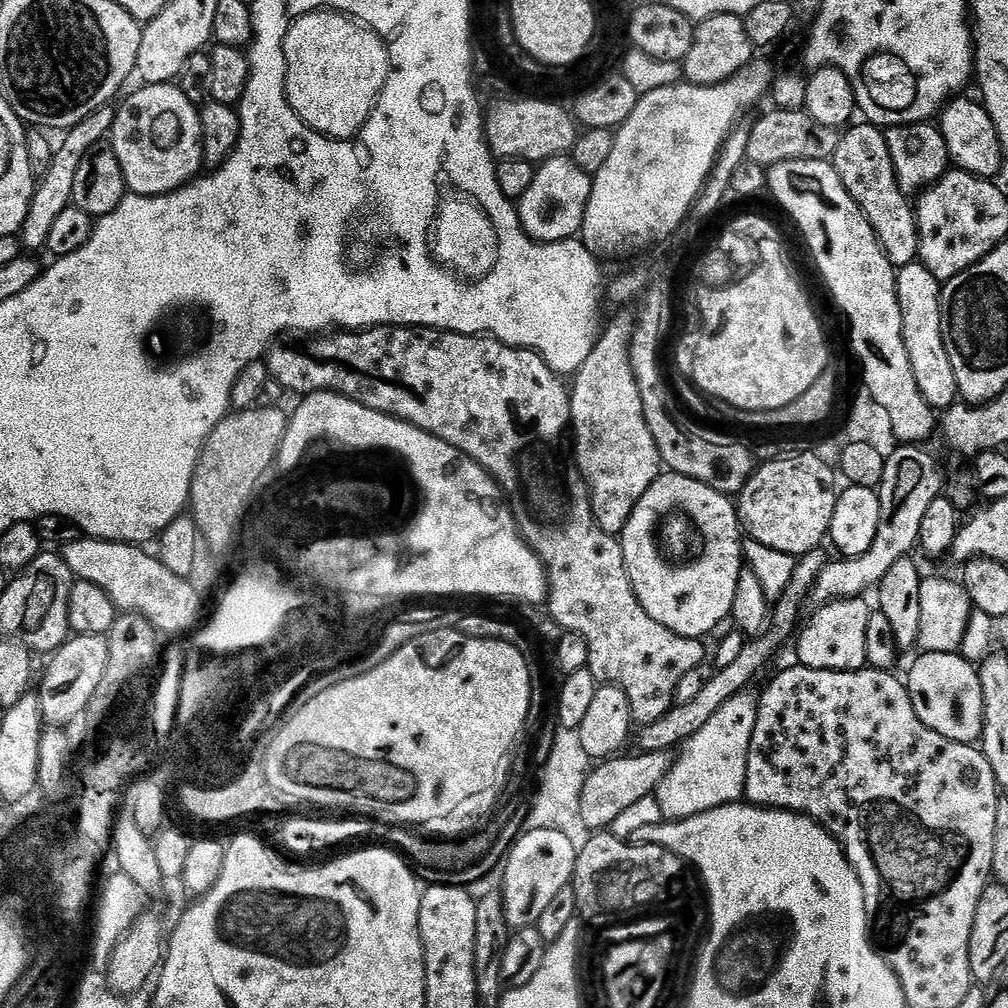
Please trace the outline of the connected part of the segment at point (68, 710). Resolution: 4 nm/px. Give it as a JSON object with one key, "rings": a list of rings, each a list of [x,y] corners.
{"rings":[[[103,634],[73,635],[61,645],[59,649],[51,653],[48,669],[40,680],[38,697],[40,712],[43,719],[52,726],[67,725],[67,720],[72,720],[81,715],[91,695],[98,687],[106,670],[108,658],[108,639]]]}

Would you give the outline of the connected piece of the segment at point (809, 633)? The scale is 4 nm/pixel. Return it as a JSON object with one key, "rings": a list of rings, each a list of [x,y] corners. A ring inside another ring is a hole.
{"rings":[[[863,599],[834,600],[817,612],[811,613],[808,625],[798,632],[800,641],[796,644],[796,656],[801,665],[814,670],[831,672],[857,672],[868,664],[866,650],[866,622],[870,608],[863,604]]]}

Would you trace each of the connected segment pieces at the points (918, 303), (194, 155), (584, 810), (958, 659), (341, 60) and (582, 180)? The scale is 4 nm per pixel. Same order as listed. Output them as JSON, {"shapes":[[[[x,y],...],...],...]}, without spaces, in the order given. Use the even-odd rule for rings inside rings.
{"shapes":[[[[919,262],[903,265],[896,272],[896,303],[900,310],[900,329],[904,335],[908,365],[912,367],[912,377],[916,379],[916,388],[934,410],[945,410],[956,404],[958,400],[954,370],[950,366],[950,358],[946,358],[946,350],[940,333],[941,287],[941,281],[936,280],[934,274],[930,274],[930,270]]],[[[172,82],[144,84],[116,109],[110,143],[129,193],[163,196],[166,192],[175,192],[201,171],[200,114],[197,105],[192,105],[187,94],[175,86]]],[[[637,751],[636,756],[624,755],[620,754],[597,763],[600,765],[596,764],[587,775],[584,789],[581,790],[580,812],[582,822],[591,830],[607,829],[614,822],[614,818],[618,818],[618,814],[626,810],[626,806],[632,806],[634,802],[653,795],[662,778],[666,778],[672,768],[674,759],[671,751]]],[[[955,651],[927,652],[912,664],[906,675],[908,697],[914,706],[914,714],[930,730],[942,734],[942,738],[953,744],[971,745],[979,741],[983,734],[982,688],[979,674],[971,663]]],[[[333,11],[310,12],[299,17],[284,38],[287,101],[303,123],[321,136],[348,136],[356,126],[364,127],[392,68],[383,37],[346,17]]],[[[554,156],[551,160],[543,161],[535,169],[526,194],[522,194],[518,201],[520,225],[523,226],[524,233],[539,244],[559,244],[561,240],[573,239],[584,225],[584,211],[592,193],[592,182],[593,177],[580,170],[571,158]]]]}

